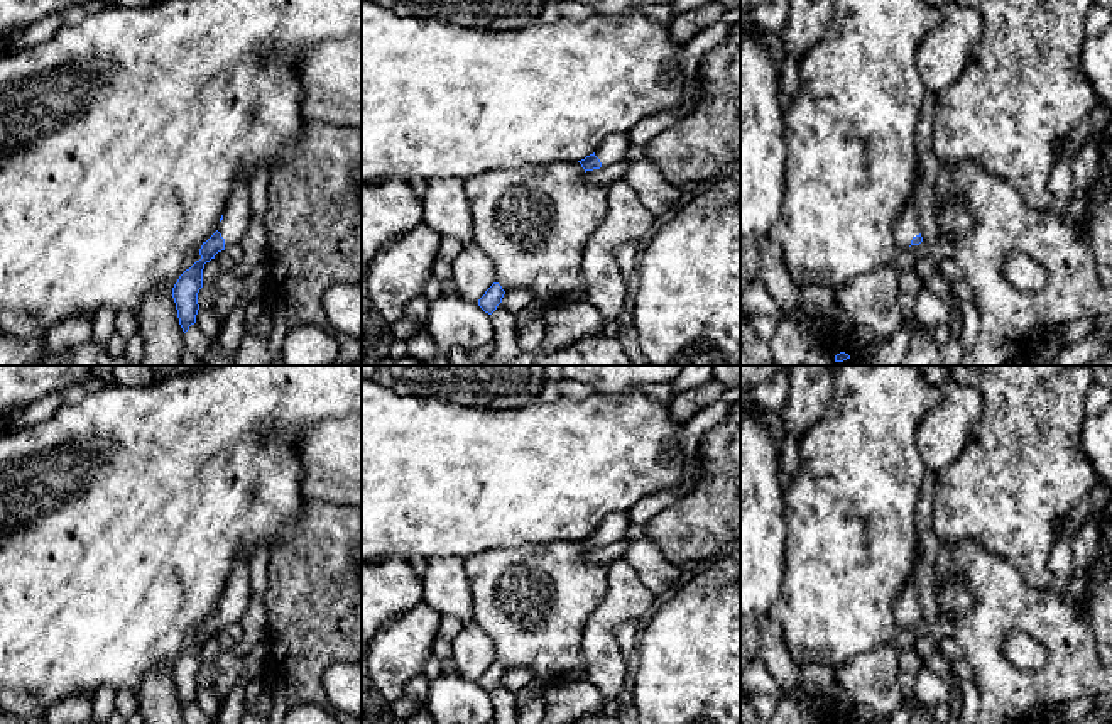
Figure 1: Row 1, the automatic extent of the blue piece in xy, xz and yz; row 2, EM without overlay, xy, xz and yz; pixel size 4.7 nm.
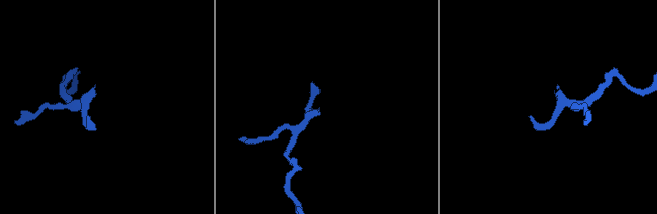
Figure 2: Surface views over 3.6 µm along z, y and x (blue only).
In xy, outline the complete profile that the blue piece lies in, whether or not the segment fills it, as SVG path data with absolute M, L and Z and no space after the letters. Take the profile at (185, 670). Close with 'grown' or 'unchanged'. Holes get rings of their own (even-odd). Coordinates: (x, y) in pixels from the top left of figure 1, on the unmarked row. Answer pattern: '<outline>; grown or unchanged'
M238 557L232 570L225 592L220 597L216 611L203 621L199 628L201 638L186 648L172 666L172 677L177 688L177 697L186 712L196 702L199 688L198 672L203 666L204 643L233 623L240 623L252 604L250 589L250 563L245 557Z; grown

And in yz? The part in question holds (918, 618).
M913 573L908 577L904 589L896 601L896 619L901 628L919 624L923 621L919 595Z; grown

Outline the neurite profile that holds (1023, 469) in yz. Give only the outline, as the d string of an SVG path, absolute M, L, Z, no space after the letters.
M950 365L951 379L982 392L984 416L970 431L962 455L936 474L933 494L933 531L941 546L955 548L975 541L1012 563L1024 582L1051 590L1055 577L1049 557L1056 543L1058 521L1098 484L1098 470L1083 452L1082 428L1085 398L1095 384L1085 365Z

